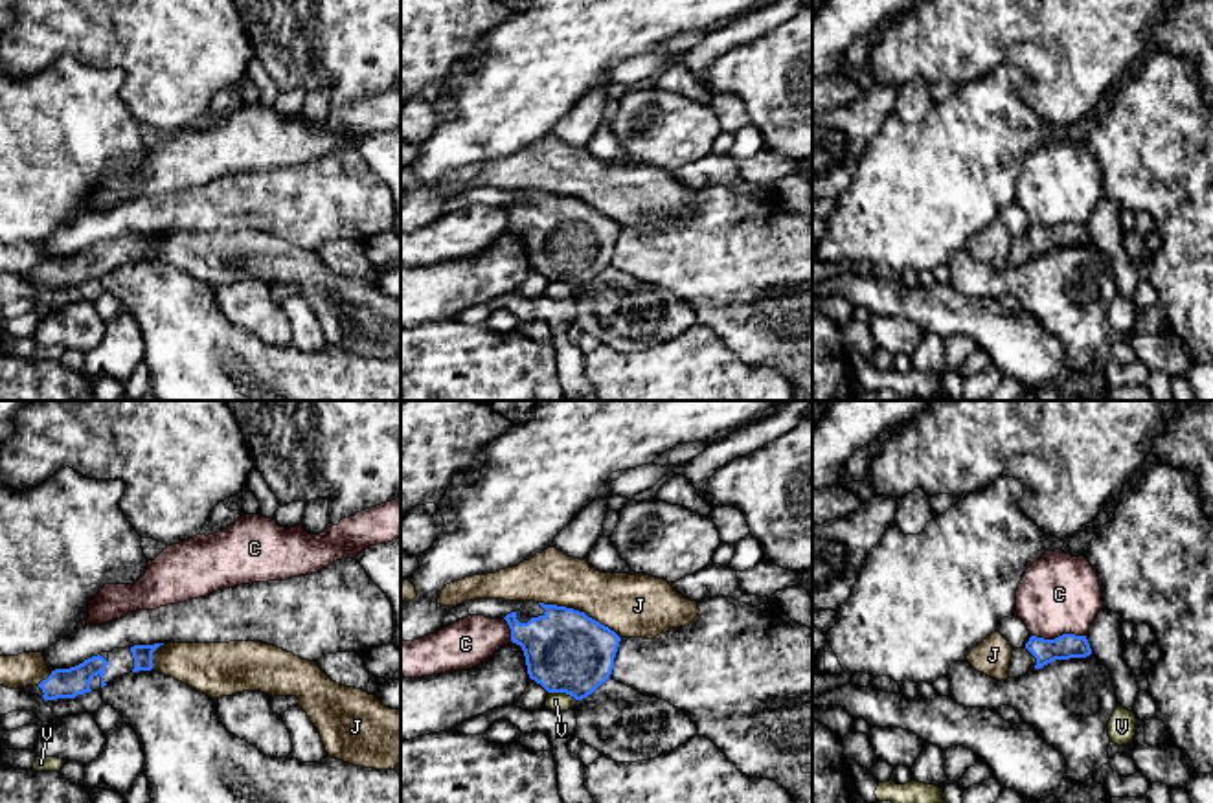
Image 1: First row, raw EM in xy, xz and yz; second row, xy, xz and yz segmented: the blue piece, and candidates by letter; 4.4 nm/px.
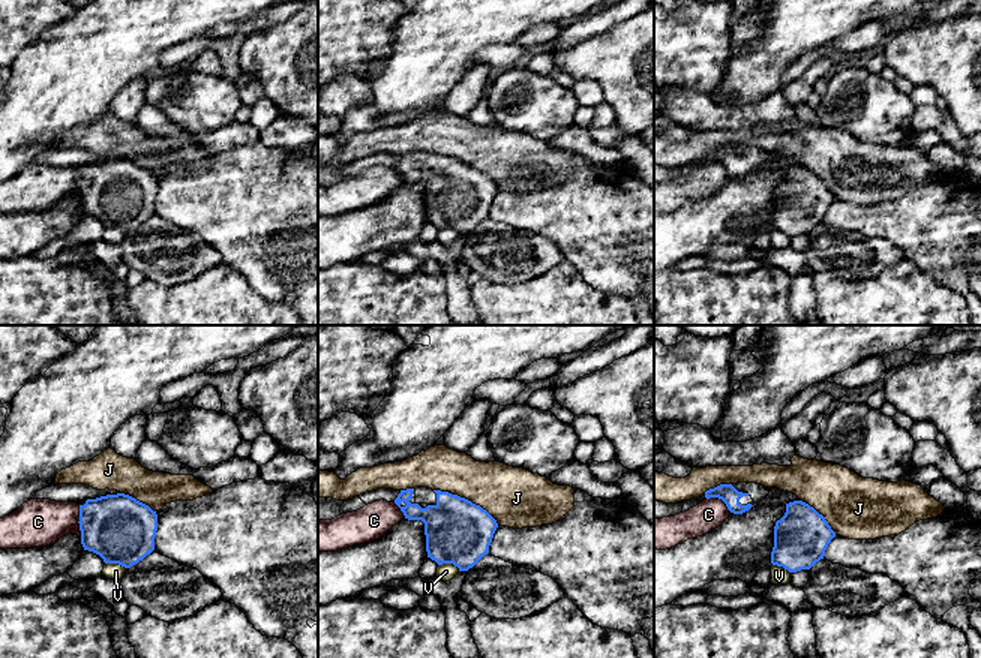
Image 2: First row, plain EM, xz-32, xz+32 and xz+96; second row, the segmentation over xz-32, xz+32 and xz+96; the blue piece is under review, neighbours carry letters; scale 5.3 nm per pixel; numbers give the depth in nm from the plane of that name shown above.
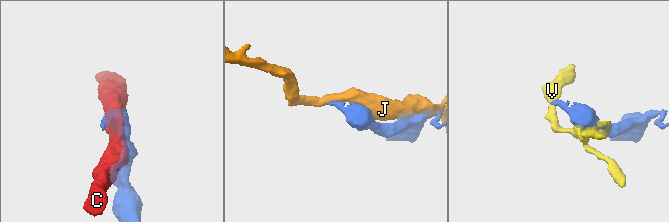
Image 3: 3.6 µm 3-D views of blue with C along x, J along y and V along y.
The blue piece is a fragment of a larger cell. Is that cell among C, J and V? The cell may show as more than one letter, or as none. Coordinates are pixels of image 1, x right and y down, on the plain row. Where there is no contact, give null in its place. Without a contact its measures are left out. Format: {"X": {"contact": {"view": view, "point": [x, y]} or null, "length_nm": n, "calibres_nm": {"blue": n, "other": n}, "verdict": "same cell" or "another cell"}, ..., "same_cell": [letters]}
{"C": {"contact": {"view": "yz", "point": [1059, 225]}, "length_nm": 240, "calibres_nm": {"blue": 110, "other": 360}, "verdict": "another cell"}, "J": {"contact": {"view": "xz", "point": [578, 199]}, "length_nm": 400, "calibres_nm": {"blue": 360, "other": 280}, "verdict": "another cell"}, "V": {"contact": {"view": "xz", "point": [563, 280]}, "length_nm": 130, "calibres_nm": {"blue": 360, "other": 80}, "verdict": "another cell"}, "same_cell": []}

